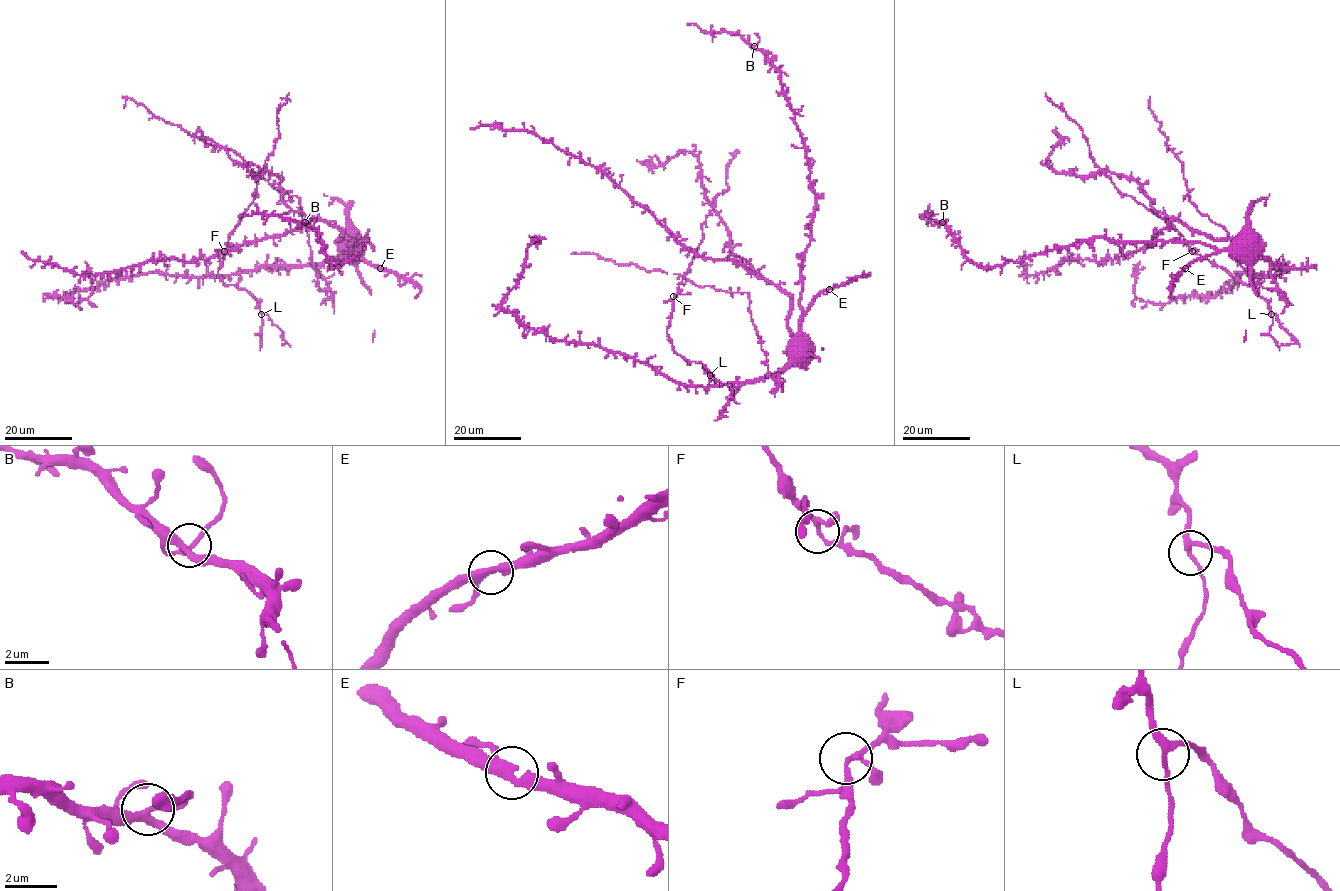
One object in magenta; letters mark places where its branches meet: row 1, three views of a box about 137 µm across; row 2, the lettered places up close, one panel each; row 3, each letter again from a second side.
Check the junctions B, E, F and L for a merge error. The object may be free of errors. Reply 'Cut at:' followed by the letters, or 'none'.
Cut at: L

